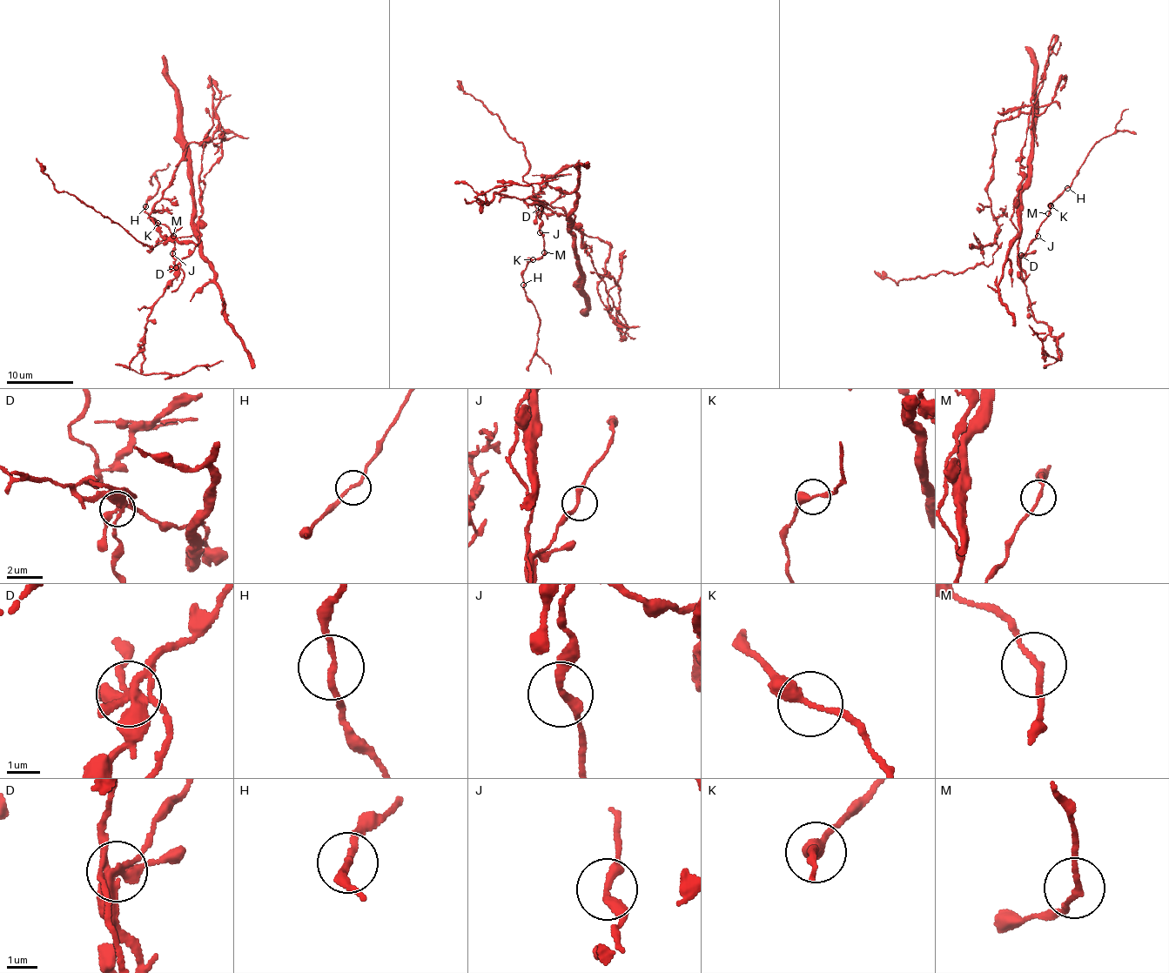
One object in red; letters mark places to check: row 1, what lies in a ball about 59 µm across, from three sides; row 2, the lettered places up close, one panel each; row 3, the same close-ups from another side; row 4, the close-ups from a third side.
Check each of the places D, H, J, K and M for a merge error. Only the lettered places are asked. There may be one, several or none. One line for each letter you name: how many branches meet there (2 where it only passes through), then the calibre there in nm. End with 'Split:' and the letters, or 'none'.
D: 6 branches meet; 320 nm thick
H: 2 branches meet; 170 nm thick
Split: D, H

